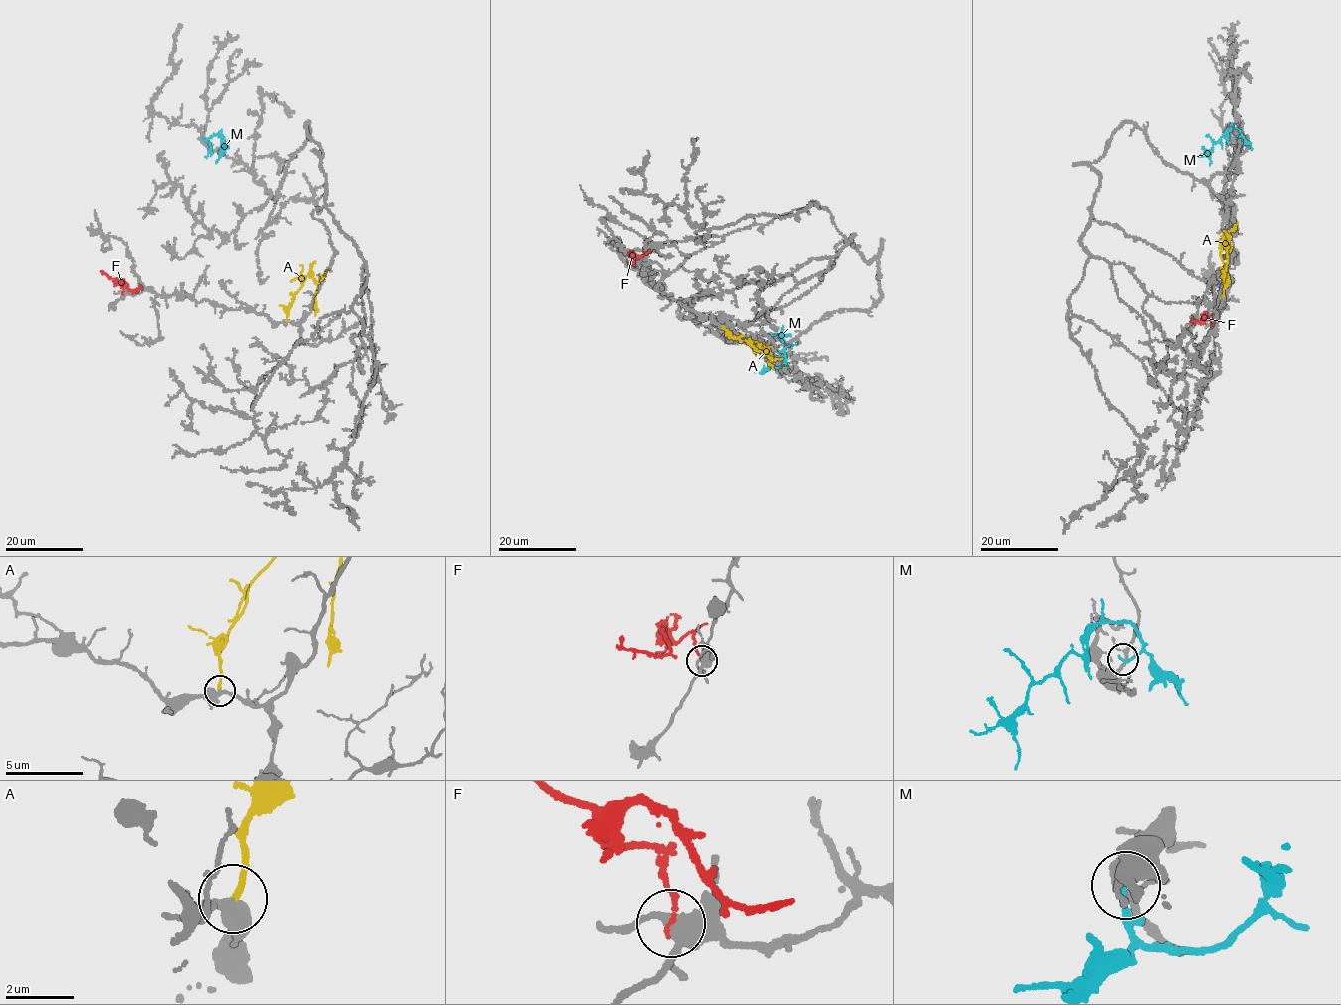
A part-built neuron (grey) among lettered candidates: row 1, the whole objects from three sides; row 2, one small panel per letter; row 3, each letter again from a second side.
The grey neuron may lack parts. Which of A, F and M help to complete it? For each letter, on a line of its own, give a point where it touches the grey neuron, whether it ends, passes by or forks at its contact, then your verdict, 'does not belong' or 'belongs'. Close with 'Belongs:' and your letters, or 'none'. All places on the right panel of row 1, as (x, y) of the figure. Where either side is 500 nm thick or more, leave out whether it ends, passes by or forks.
A: (1222, 296) | it ends | belongs
F: (1212, 324) | it ends | does not belong
M: (1236, 138) | it ends | does not belong
Belongs: A

